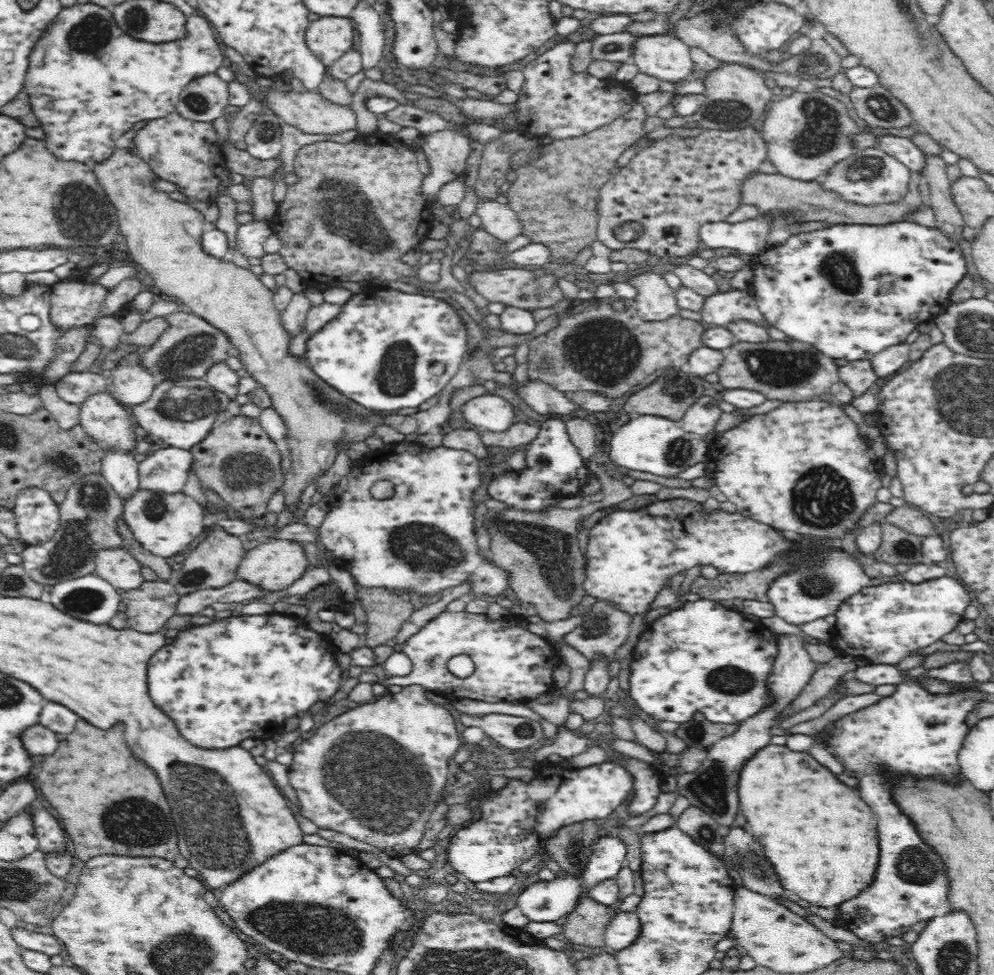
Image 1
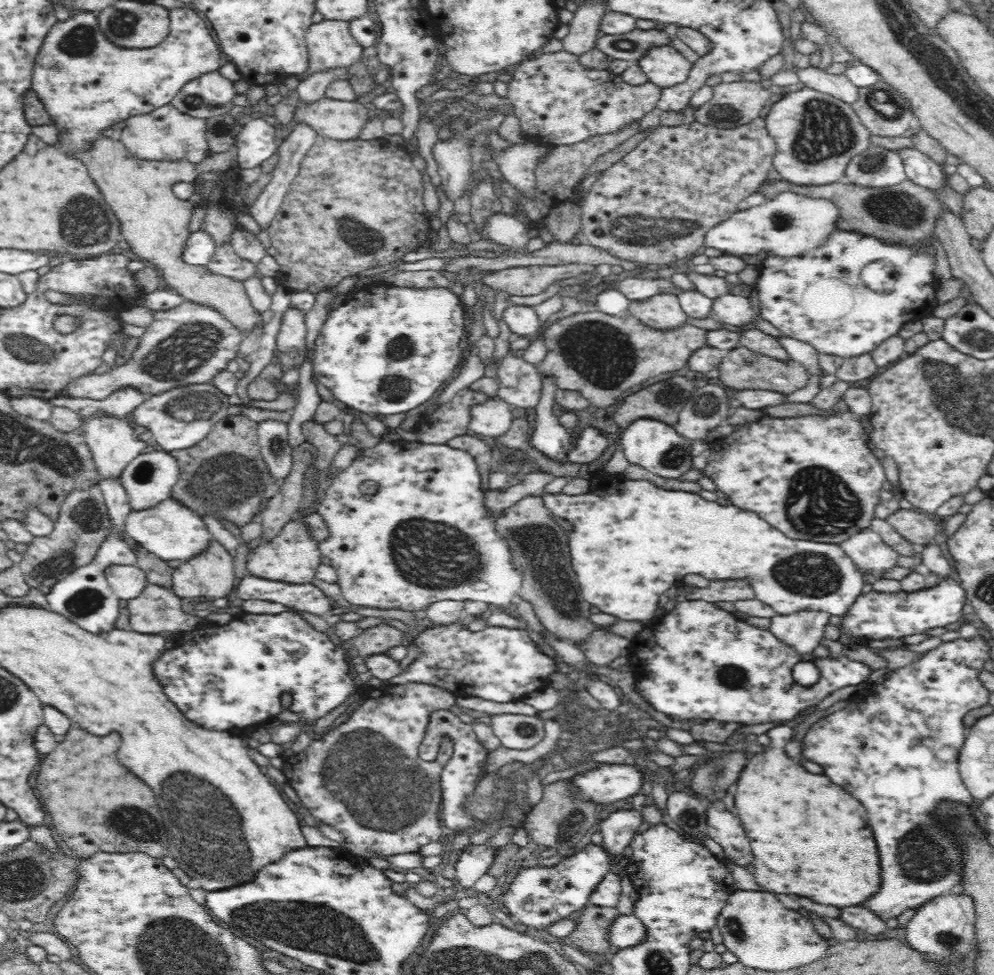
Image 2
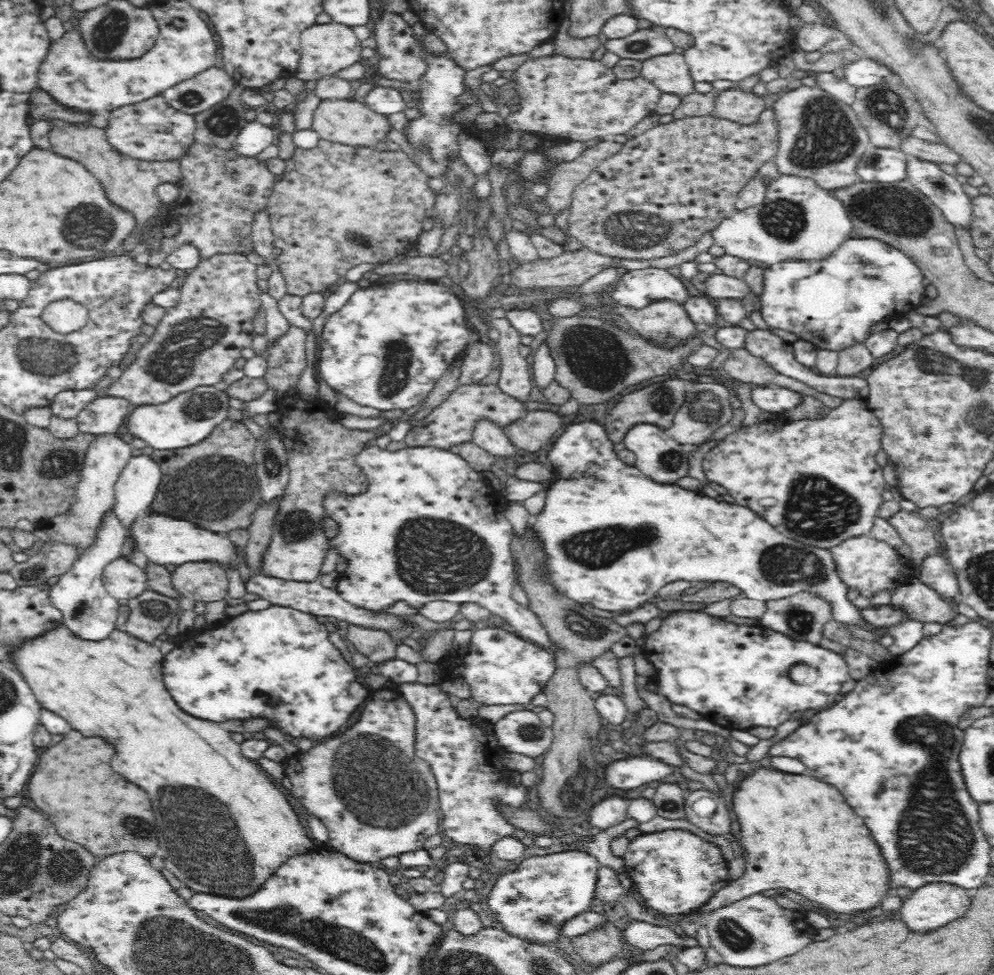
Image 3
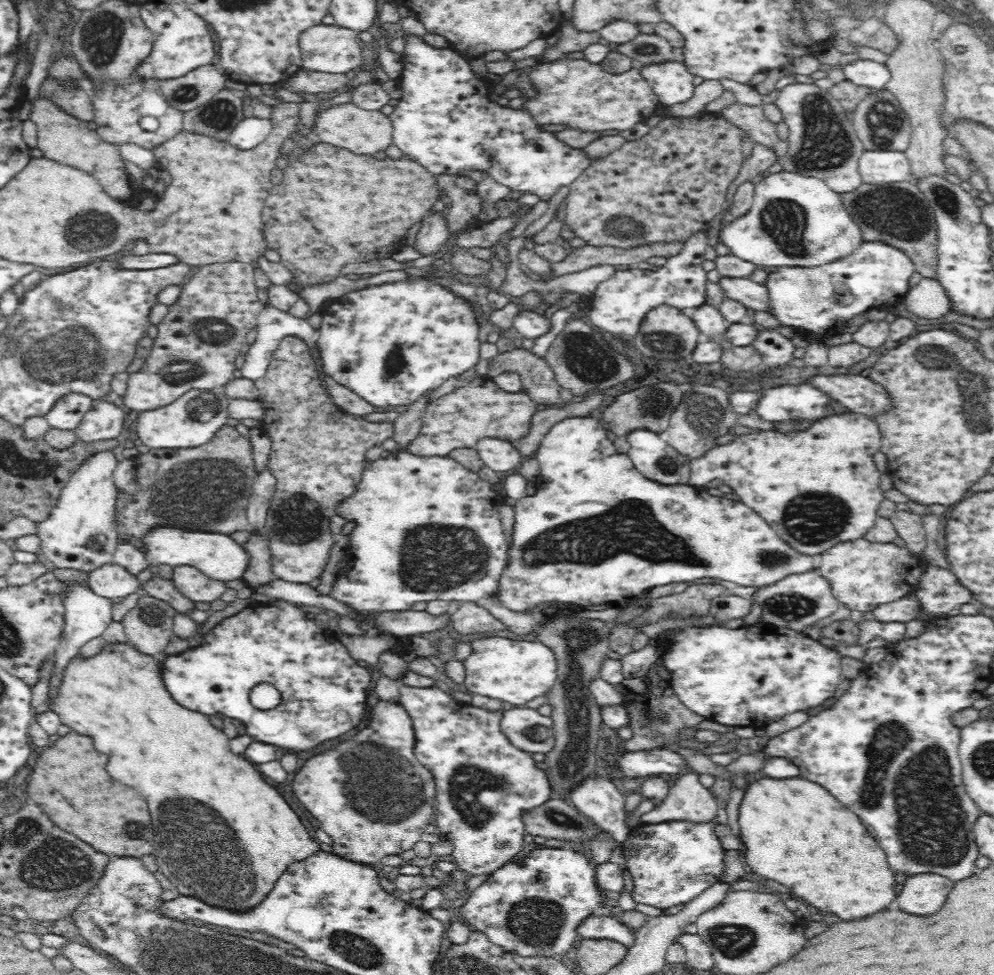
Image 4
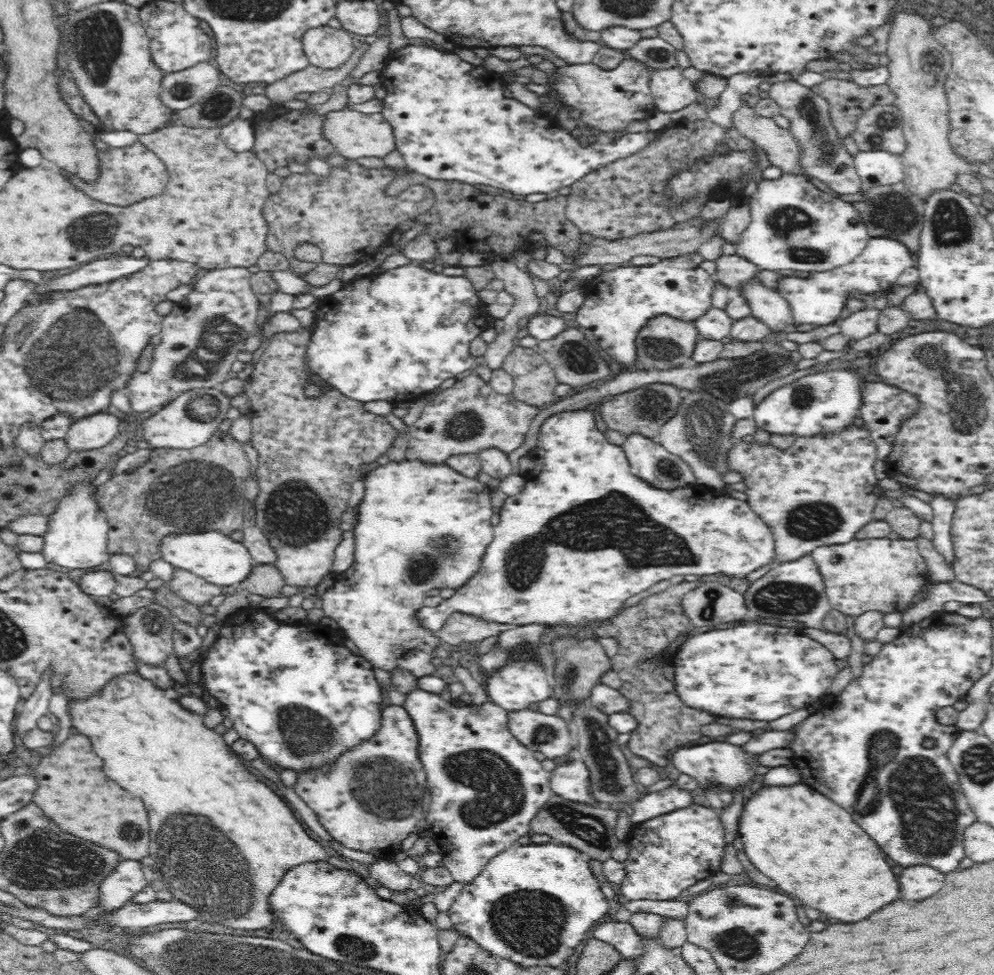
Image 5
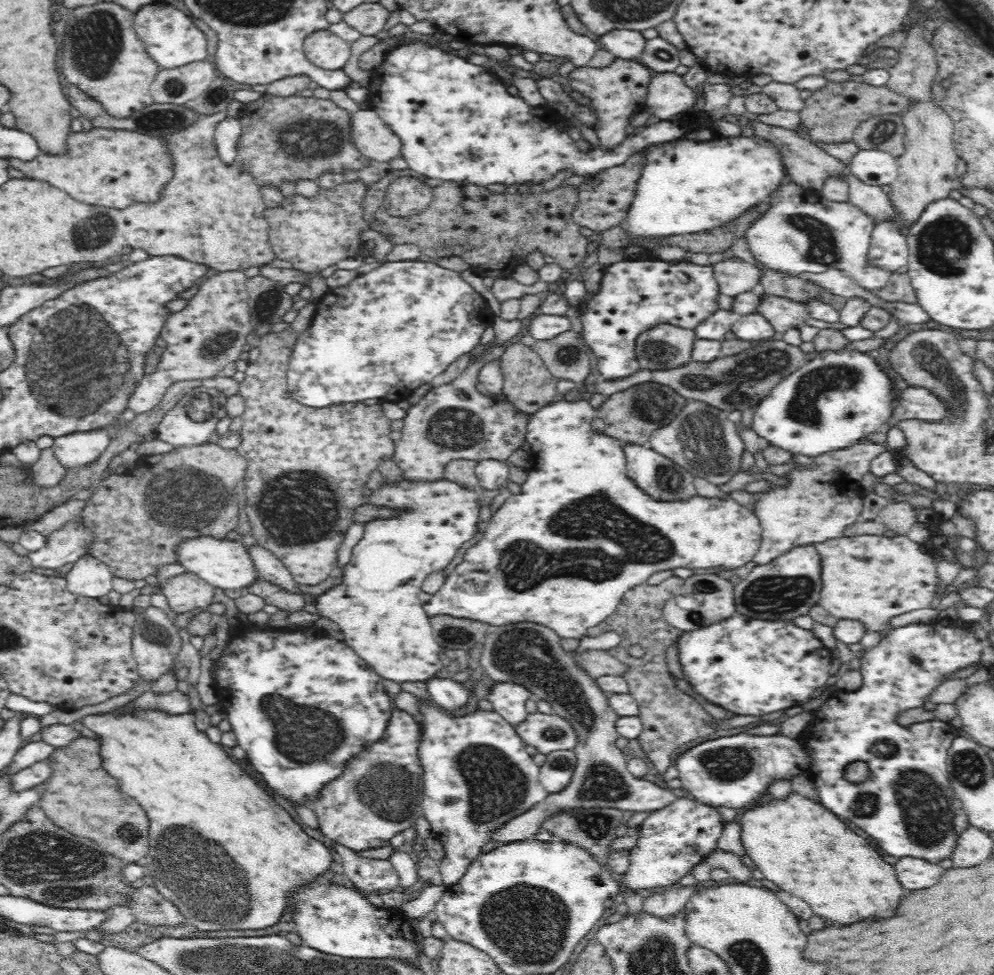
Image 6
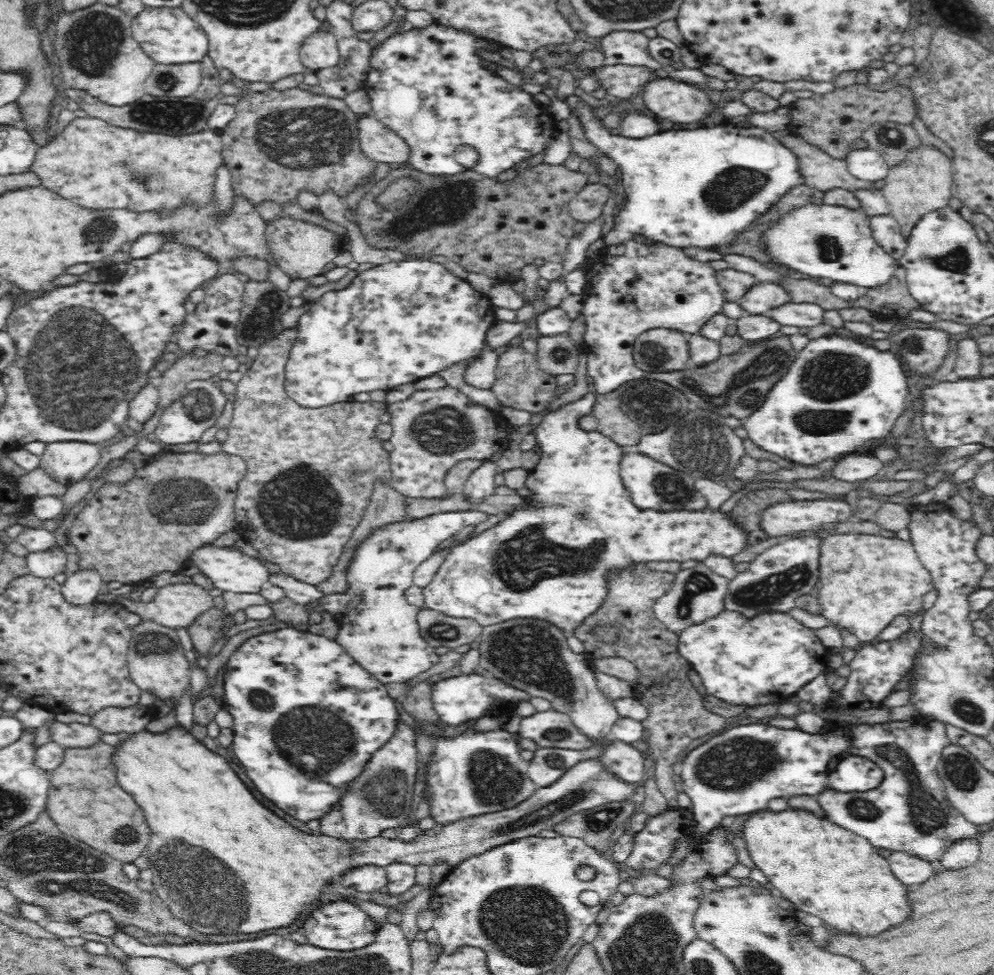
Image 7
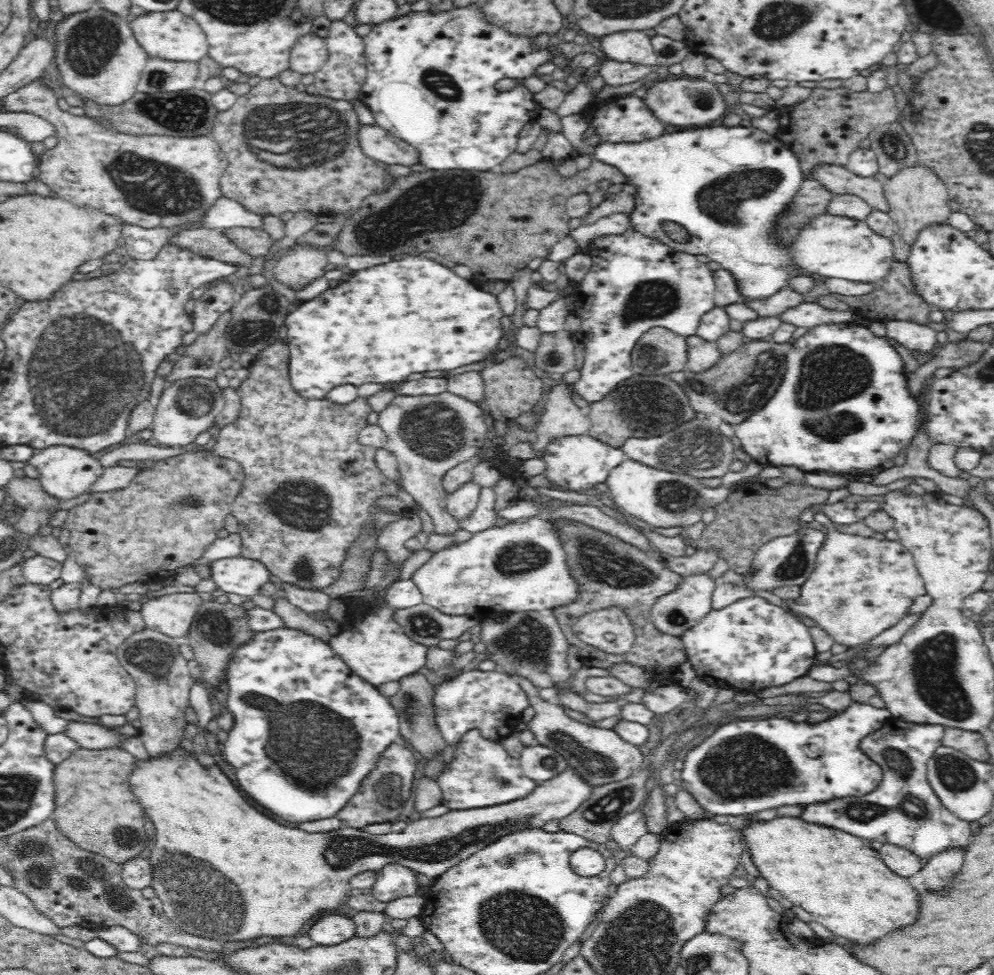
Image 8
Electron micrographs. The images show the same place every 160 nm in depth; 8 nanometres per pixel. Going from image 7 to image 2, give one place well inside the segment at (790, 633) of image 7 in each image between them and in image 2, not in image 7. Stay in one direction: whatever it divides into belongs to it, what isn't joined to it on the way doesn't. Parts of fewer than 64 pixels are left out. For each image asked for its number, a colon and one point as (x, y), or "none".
2: (697, 661)
3: (740, 677)
4: (753, 676)
5: (760, 671)
6: (750, 666)

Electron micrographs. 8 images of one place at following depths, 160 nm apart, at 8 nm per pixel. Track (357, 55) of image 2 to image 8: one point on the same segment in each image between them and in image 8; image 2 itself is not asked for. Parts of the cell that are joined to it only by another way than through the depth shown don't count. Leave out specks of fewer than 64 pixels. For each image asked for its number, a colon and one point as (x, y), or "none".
3: (326, 49)
4: (332, 49)
5: (328, 48)
6: (324, 49)
7: (319, 51)
8: (309, 52)

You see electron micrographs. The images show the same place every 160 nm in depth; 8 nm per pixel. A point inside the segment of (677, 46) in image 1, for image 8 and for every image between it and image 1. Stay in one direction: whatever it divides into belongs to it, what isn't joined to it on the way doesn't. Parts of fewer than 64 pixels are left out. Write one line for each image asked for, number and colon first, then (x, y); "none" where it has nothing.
2: (664, 66)
3: (669, 73)
4: (672, 83)
5: (671, 91)
6: (667, 97)
7: (680, 102)
8: (695, 101)

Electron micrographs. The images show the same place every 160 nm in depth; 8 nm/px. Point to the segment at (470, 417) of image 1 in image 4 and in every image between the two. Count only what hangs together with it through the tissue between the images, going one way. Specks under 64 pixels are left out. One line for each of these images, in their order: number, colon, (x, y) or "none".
2: (491, 420)
3: (493, 440)
4: (500, 456)

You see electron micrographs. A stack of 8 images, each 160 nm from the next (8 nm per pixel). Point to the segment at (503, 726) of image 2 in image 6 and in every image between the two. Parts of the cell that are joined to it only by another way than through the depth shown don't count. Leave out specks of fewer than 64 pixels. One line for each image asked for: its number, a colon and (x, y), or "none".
3: (522, 731)
4: (529, 730)
5: (551, 735)
6: (547, 732)

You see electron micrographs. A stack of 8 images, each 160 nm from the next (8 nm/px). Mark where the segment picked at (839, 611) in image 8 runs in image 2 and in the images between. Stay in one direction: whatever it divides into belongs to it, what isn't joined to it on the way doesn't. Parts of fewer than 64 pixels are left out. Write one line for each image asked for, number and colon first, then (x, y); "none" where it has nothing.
2: (866, 551)
3: (869, 566)
4: (862, 574)
5: (876, 574)
6: (871, 579)
7: (865, 581)

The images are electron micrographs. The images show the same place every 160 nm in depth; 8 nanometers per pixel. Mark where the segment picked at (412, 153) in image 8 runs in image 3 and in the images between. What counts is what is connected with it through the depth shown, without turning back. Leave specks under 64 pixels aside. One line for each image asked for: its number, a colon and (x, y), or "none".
3: (347, 122)
4: (345, 126)
5: (354, 134)
6: (375, 139)
7: (378, 143)

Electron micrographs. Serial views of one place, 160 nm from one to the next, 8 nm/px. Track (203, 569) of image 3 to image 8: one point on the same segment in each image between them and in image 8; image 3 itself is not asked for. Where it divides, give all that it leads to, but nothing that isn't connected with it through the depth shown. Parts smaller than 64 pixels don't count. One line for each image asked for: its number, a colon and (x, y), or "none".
4: (191, 583)
5: (186, 585)
6: (185, 592)
7: (176, 606)
8: (171, 615)

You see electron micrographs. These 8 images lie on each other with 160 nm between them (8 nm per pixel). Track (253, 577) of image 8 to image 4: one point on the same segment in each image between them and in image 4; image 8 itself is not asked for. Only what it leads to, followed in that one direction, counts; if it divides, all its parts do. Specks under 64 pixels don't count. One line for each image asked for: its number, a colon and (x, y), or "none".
4: (217, 556)
5: (221, 561)
6: (224, 564)
7: (231, 571)

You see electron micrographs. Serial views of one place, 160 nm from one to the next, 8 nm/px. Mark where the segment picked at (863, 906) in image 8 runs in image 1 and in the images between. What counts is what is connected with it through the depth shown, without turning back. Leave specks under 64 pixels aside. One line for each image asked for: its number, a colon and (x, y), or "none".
1: (820, 838)
2: (809, 837)
3: (798, 833)
4: (795, 833)
5: (811, 849)
6: (800, 846)
7: (839, 877)

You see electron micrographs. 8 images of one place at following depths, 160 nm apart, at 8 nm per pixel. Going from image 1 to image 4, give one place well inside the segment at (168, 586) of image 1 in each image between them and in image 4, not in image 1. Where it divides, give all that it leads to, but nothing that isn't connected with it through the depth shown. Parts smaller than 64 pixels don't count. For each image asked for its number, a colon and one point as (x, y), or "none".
2: (157, 609)
3: (150, 615)
4: (148, 627)

